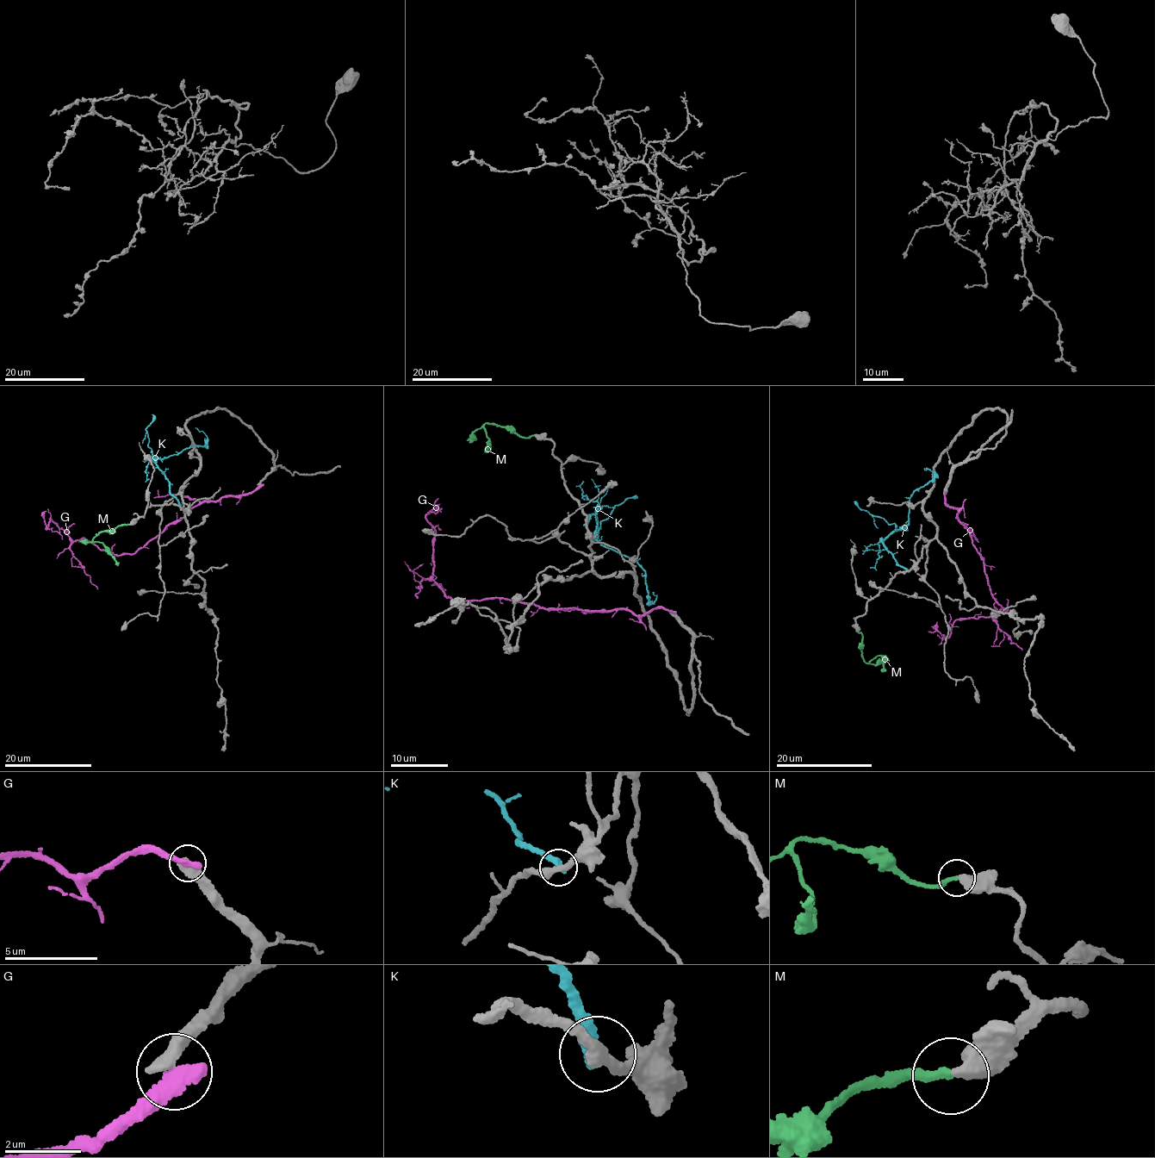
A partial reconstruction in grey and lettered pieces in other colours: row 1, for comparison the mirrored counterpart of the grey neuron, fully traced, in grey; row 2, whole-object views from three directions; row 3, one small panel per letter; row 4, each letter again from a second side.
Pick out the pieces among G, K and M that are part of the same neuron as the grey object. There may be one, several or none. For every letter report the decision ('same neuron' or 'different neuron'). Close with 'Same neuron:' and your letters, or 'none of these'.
G: different neuron
K: different neuron
M: same neuron
Same neuron: M

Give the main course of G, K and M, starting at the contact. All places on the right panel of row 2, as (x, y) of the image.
G: (944, 494), (984, 558), (992, 596), (1008, 611), (1001, 609), (995, 619), (959, 619), (938, 644)
K: (907, 570), (898, 565), (883, 541), (905, 527), (911, 495), (915, 490), (928, 484), (934, 473), (924, 468)
M: (857, 631), (863, 635), (861, 652), (864, 661), (882, 656), (884, 668), (881, 672)

